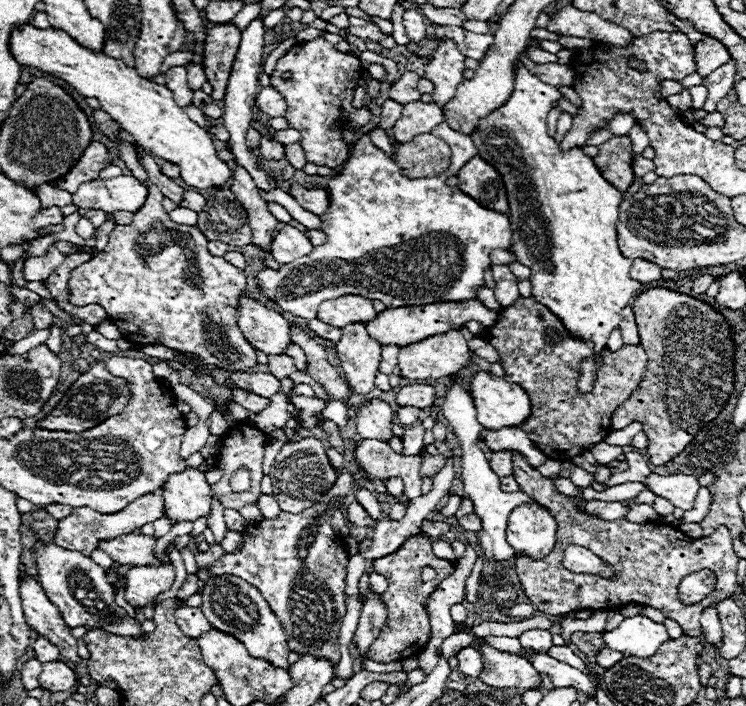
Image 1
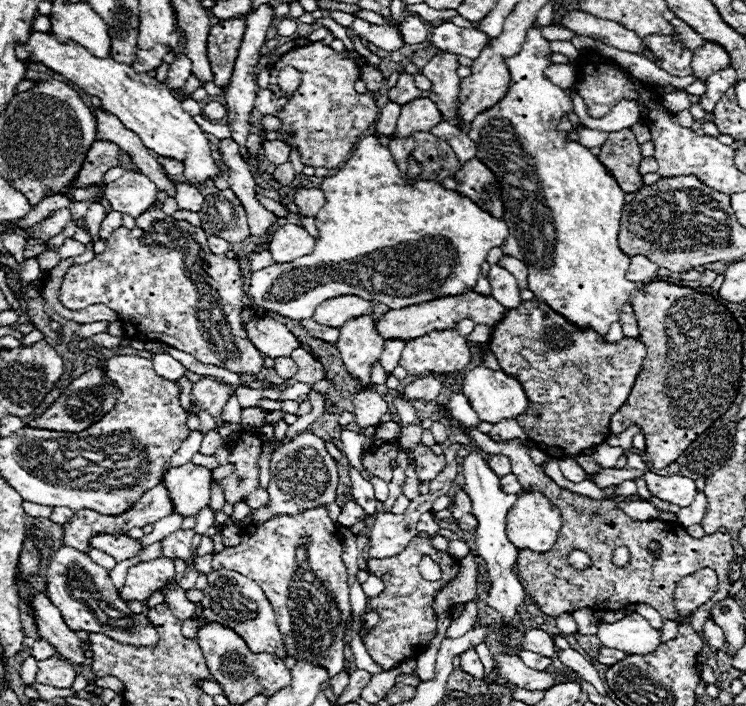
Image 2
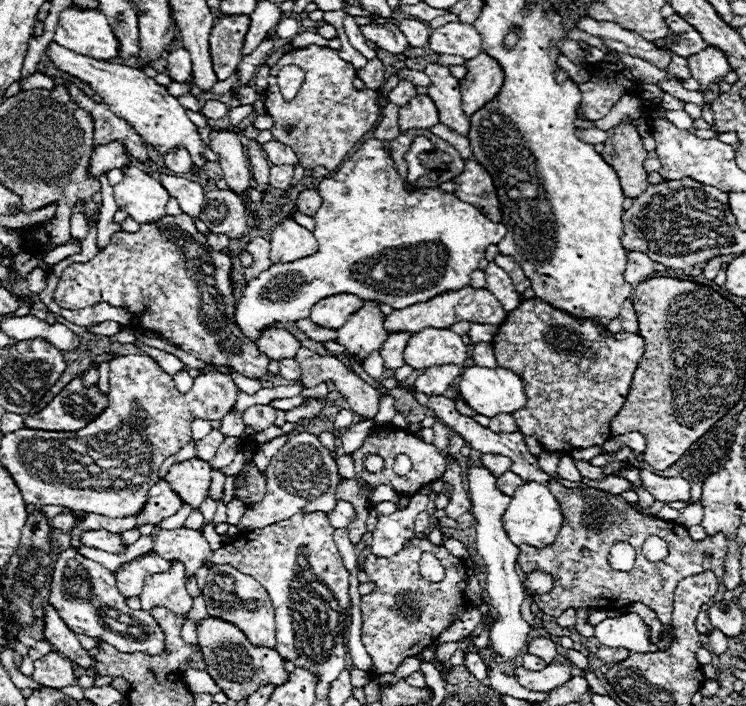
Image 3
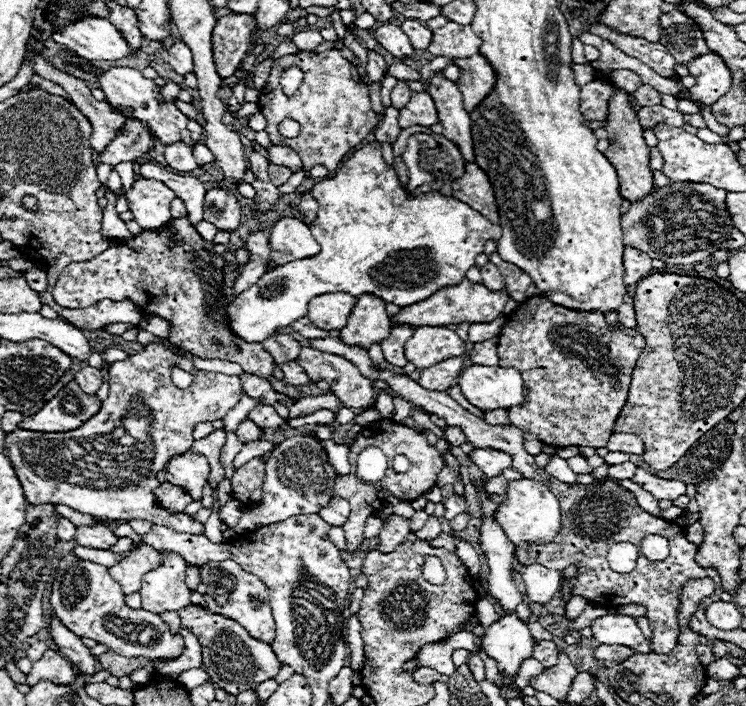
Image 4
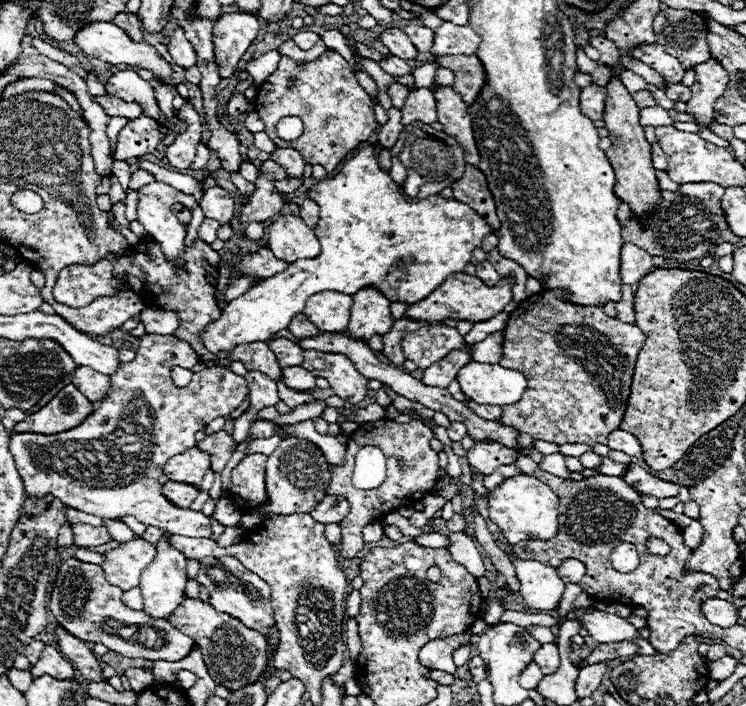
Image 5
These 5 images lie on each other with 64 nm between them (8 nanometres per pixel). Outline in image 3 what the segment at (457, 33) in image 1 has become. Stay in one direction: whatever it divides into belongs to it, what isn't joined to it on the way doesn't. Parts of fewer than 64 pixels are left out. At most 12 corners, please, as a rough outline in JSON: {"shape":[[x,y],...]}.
{"shape":[[472,24],[432,30],[430,50],[470,60],[482,52]]}

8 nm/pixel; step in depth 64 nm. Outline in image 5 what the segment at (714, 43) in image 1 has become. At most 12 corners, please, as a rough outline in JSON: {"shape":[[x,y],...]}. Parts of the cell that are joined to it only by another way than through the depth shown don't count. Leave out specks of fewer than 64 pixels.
{"shape":[[714,58],[694,66],[686,112],[698,126],[714,122],[714,102],[728,74]]}

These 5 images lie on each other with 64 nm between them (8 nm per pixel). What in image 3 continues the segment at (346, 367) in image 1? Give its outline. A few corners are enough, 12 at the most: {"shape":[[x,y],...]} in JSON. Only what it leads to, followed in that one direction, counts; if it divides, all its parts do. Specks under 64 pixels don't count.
{"shape":[[376,302],[336,330],[352,364],[362,364],[370,352],[388,338],[384,318]]}

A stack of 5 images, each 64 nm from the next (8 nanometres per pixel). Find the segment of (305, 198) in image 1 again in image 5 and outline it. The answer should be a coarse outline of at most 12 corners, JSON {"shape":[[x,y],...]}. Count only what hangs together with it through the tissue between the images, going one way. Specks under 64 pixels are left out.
{"shape":[[314,200],[300,204],[300,218],[316,228],[320,210]]}

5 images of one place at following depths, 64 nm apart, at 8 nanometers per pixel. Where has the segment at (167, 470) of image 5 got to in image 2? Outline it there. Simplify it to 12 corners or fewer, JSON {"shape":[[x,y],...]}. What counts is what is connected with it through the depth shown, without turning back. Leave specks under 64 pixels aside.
{"shape":[[198,464],[170,468],[162,480],[174,512],[198,514],[210,502],[212,474]]}

